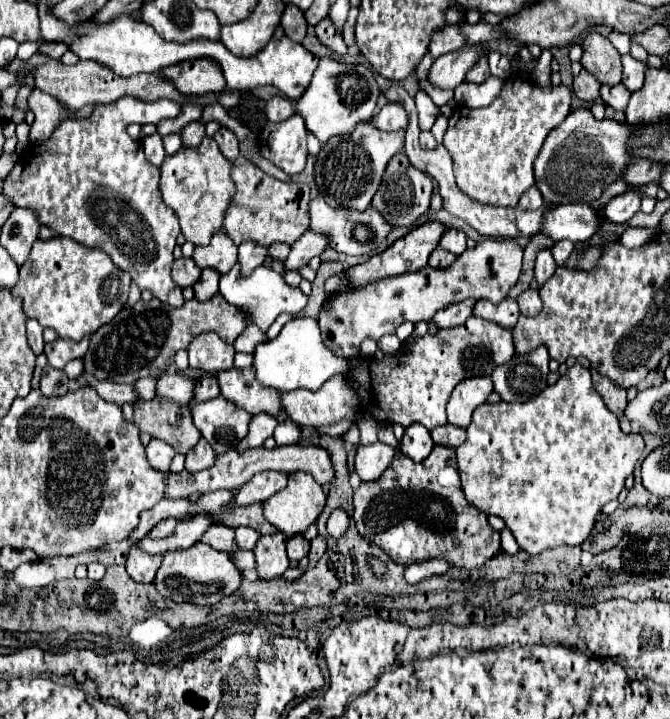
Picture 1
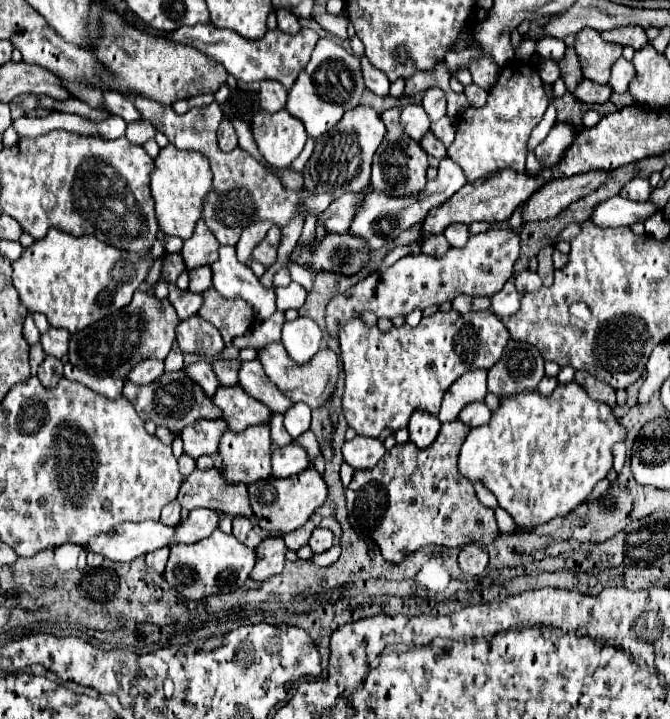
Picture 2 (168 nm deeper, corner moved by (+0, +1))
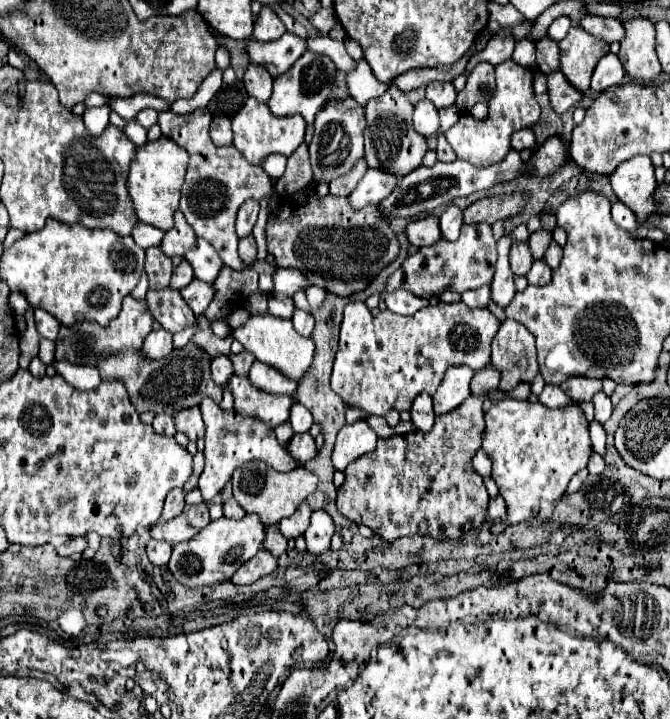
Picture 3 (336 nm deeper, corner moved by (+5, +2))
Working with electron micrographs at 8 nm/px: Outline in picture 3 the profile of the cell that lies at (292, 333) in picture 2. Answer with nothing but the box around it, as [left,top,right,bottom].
[292,310,314,336]

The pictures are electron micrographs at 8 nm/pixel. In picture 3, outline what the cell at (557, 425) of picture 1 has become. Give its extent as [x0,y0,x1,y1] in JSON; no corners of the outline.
[482,400,592,524]

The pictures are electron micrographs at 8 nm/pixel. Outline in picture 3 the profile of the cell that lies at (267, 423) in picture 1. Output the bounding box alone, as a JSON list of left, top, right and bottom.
[198,398,298,502]

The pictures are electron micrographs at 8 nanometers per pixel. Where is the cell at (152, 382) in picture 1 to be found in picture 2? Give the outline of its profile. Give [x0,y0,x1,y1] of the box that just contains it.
[163,351,183,373]

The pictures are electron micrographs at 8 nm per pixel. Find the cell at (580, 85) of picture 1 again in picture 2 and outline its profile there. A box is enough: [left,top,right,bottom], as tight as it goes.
[559,49,583,93]

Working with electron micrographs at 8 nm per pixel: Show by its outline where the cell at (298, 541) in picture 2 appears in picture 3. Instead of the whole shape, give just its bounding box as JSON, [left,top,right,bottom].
[280,502,312,538]

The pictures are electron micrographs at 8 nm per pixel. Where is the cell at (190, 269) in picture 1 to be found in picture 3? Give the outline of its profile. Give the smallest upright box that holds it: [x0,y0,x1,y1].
[144,246,174,290]

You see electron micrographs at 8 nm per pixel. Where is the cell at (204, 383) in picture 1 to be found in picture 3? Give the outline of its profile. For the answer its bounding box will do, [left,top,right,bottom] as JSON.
[230,350,254,374]

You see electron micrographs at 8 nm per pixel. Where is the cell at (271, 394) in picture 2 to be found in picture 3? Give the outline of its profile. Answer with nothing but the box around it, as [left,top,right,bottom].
[250,362,296,394]

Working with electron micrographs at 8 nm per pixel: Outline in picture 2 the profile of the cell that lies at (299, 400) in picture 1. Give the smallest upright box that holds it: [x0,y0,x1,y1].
[259,341,339,411]

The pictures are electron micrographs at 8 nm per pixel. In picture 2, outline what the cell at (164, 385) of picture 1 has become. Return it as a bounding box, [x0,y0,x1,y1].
[183,361,219,395]

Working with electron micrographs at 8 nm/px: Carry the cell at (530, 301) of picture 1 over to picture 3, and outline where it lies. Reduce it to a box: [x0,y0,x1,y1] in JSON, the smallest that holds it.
[510,242,532,276]

